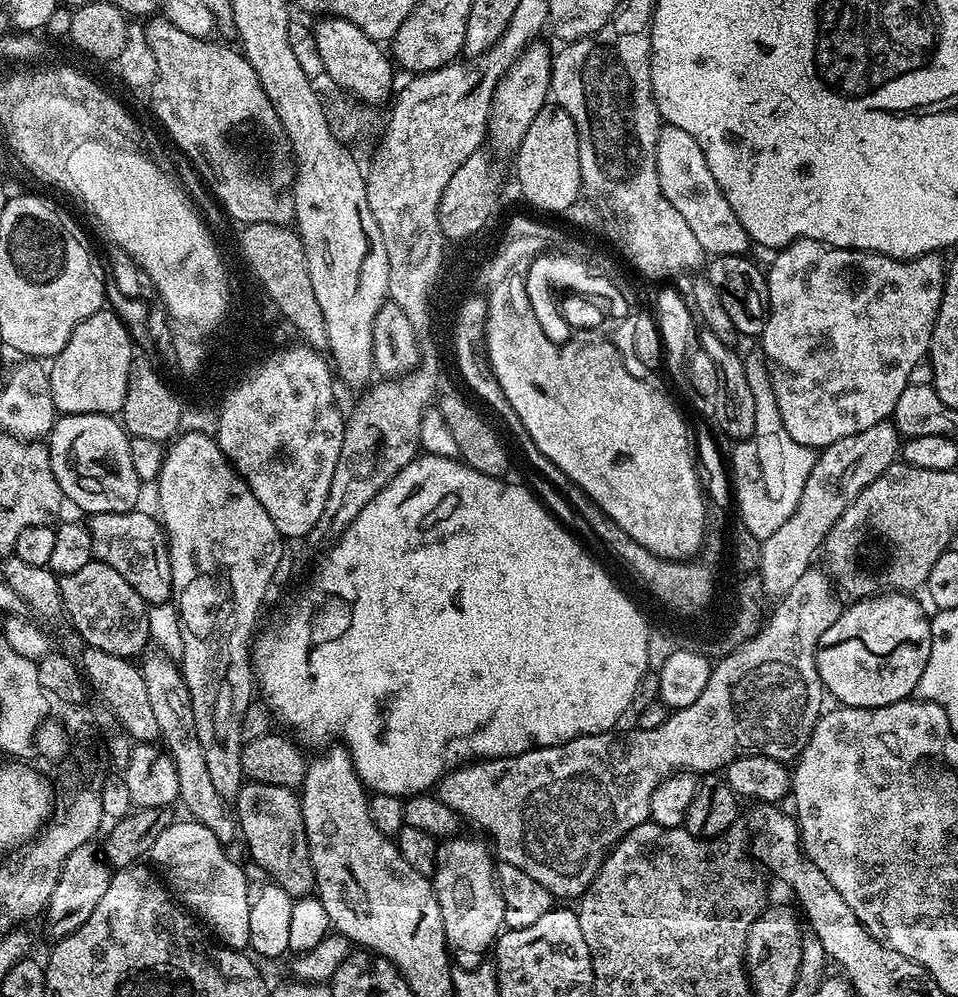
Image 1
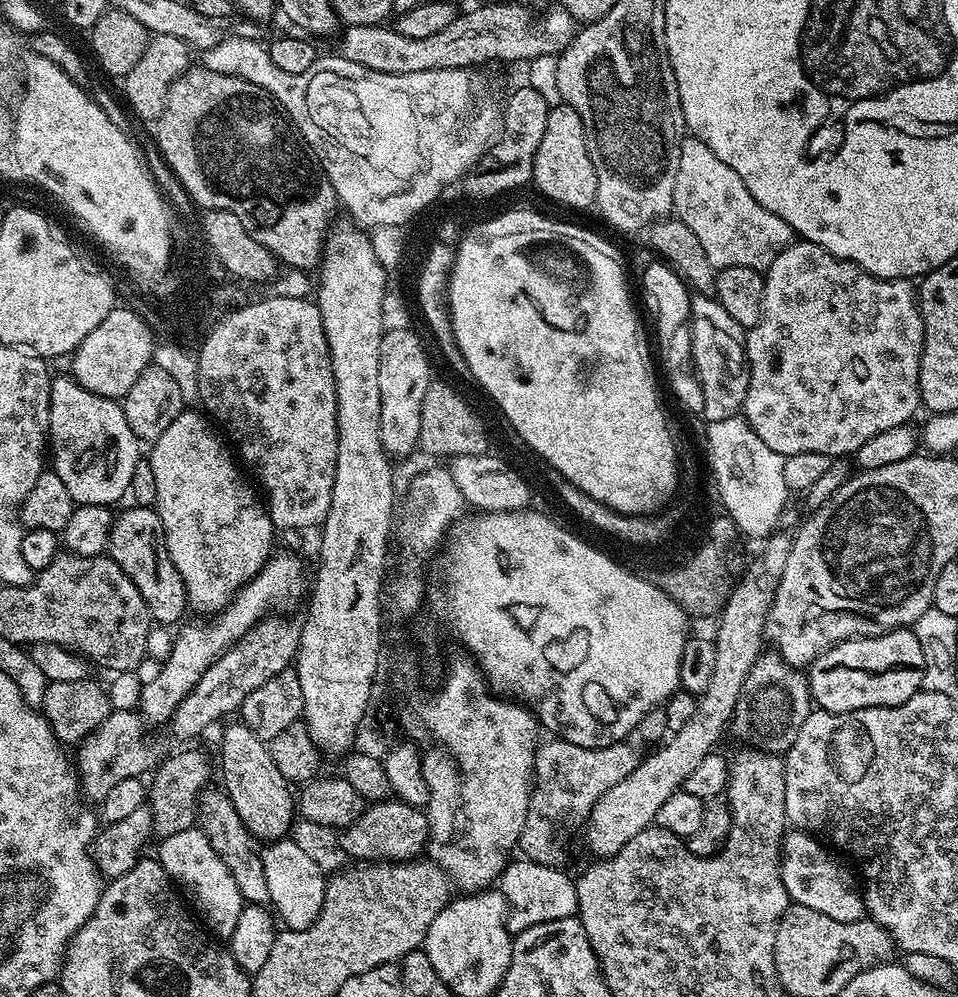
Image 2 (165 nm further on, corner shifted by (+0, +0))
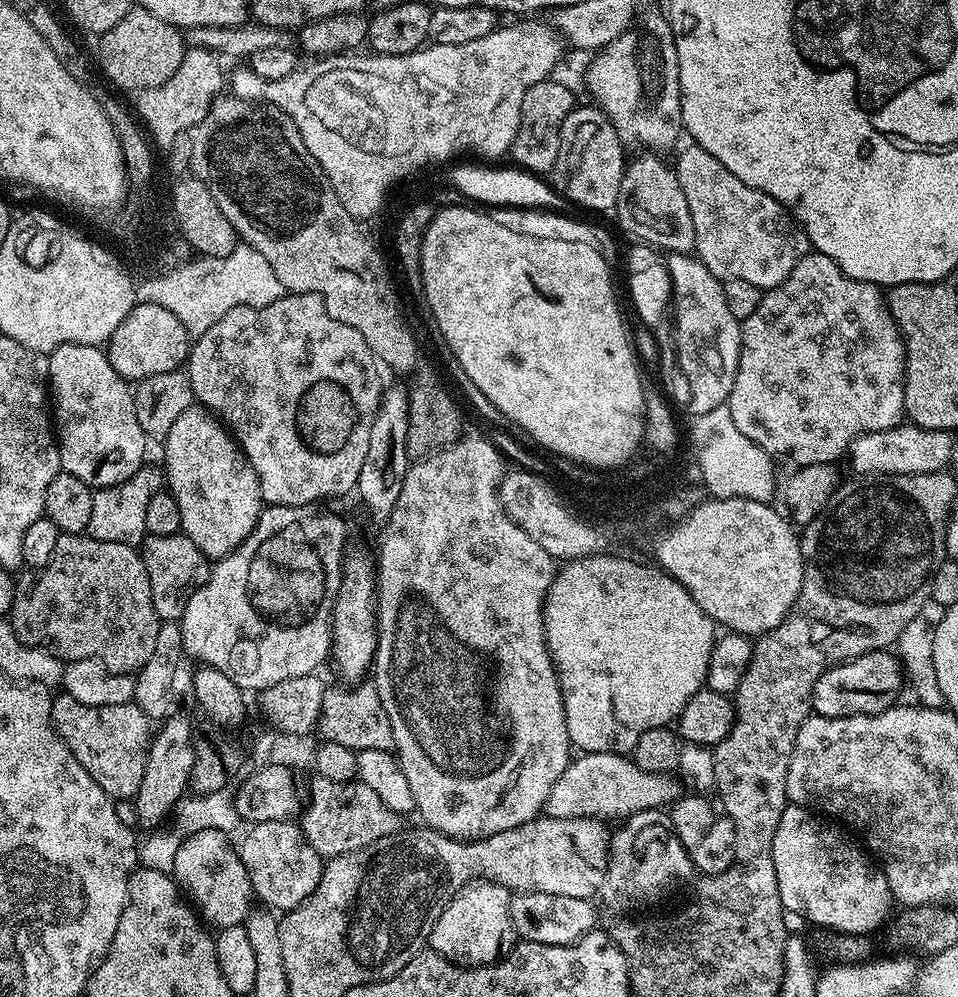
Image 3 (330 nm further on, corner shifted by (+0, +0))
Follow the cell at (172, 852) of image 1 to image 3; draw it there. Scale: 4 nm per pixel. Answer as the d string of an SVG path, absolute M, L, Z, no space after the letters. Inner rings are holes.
M218 829L198 830L196 833L188 835L181 841L177 853L174 854L174 864L171 871L176 883L180 885L186 893L187 899L194 905L195 911L209 925L216 924L217 929L229 928L235 924L244 924L254 911L252 883L248 877L246 866L240 860L237 845L234 840L232 844L231 839L233 837L229 833Z

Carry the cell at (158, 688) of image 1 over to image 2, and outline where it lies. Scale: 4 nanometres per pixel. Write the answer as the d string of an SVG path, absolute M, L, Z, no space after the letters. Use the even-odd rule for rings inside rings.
M205 787L200 793L198 827L206 834L206 838L210 838L210 846L214 846L214 854L222 858L224 871L228 873L234 886L238 886L238 894L242 894L244 901L261 906L267 905L269 899L266 890L266 874L262 870L258 841L250 834L250 830L246 830L242 818L238 818L238 810L234 810L227 792L219 787L216 787L217 789L212 787Z

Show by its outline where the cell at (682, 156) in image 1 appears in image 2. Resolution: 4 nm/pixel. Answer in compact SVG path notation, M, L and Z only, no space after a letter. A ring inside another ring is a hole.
M689 135L680 147L672 207L675 219L694 230L702 250L706 250L706 258L717 270L750 266L764 272L794 240L792 227L758 203L754 194L746 190L746 182L697 136Z

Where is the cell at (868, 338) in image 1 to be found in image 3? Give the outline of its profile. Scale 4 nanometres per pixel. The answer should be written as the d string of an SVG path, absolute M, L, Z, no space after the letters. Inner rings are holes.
M815 250L809 251L807 256L803 256L798 262L798 266L794 266L794 270L790 270L790 274L785 280L778 286L767 289L761 295L758 302L758 310L754 310L754 314L750 314L750 318L746 318L742 321L742 327L740 329L740 357L738 358L738 374L734 378L734 386L730 390L728 395L728 403L726 405L730 410L730 418L734 418L734 426L738 426L738 430L742 430L742 434L746 434L746 438L750 438L758 446L762 446L765 452L771 454L773 457L779 458L779 456L789 456L793 460L793 465L801 466L806 464L824 463L831 464L838 461L840 456L843 457L851 448L853 442L858 439L862 434L870 434L871 432L877 432L878 430L886 430L887 428L895 428L897 424L901 423L904 416L904 338L900 334L900 327L896 325L896 320L890 314L888 309L888 301L885 293L881 291L877 285L867 284L861 280L855 280L845 274L837 264L835 264L830 258L826 258Z

